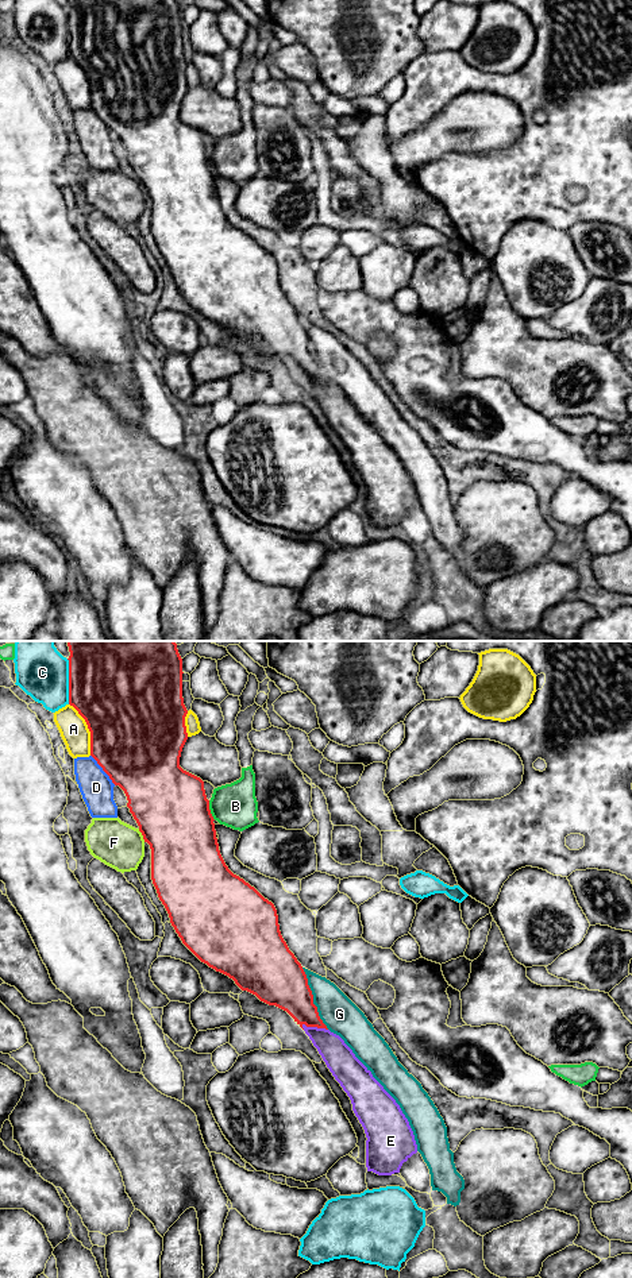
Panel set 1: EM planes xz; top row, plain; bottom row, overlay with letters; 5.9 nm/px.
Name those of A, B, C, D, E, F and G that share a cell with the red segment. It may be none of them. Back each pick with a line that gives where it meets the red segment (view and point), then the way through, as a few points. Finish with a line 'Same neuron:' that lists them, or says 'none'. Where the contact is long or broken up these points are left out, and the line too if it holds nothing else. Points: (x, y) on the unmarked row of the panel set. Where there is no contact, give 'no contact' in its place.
G: meets red in xz at (312, 351)
Same neuron: G

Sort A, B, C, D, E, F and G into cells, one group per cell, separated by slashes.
A / B / C / D / E / F / G

